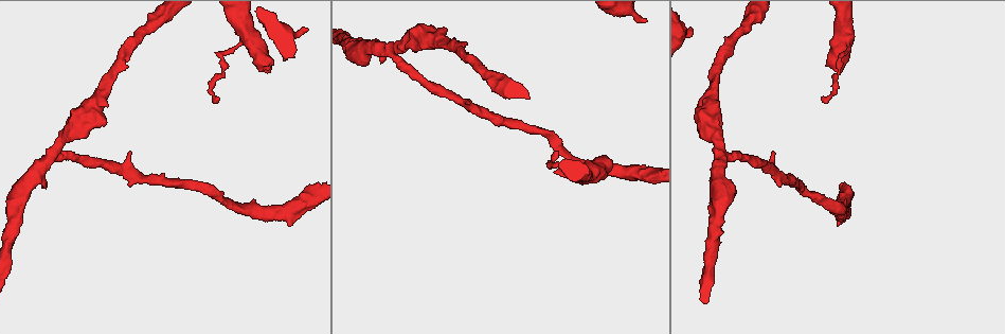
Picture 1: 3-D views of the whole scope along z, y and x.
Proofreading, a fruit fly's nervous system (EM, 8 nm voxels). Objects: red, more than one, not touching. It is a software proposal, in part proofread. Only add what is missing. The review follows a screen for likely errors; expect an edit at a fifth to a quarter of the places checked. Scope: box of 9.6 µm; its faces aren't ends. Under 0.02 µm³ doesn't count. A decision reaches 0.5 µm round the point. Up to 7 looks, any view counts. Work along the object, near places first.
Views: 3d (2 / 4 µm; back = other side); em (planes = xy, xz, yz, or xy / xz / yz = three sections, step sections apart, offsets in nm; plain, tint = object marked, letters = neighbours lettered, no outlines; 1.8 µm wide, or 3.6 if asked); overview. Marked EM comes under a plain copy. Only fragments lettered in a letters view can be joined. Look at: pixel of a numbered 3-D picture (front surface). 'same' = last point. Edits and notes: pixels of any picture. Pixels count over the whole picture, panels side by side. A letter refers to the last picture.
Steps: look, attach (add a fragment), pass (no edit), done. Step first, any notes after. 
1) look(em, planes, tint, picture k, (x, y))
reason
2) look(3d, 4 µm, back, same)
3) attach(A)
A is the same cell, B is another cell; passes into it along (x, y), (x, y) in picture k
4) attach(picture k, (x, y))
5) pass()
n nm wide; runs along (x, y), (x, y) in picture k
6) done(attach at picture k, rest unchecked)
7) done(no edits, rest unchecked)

look(3d, 2 µm, picture 1, (307, 28))
an open end

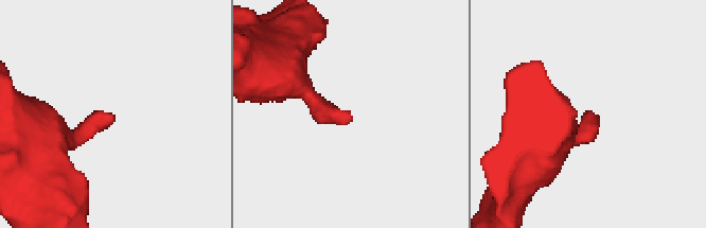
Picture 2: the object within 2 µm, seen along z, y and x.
look(em, planes, tint, picture 2, (351, 120))
need the tissue

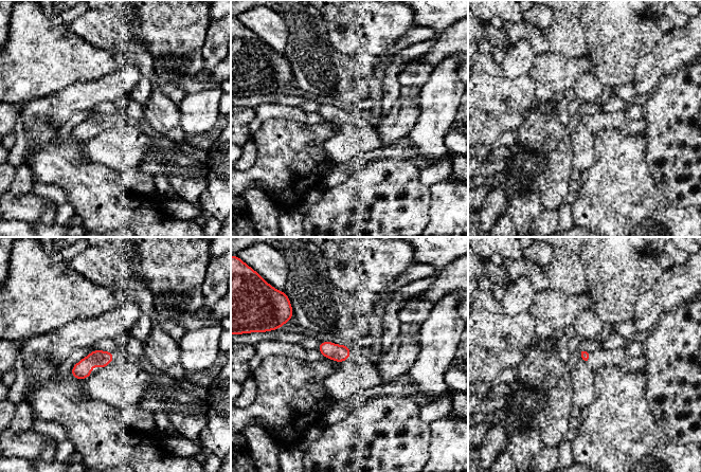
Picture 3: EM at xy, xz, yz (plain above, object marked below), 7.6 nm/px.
look(em, planes, letters, same)

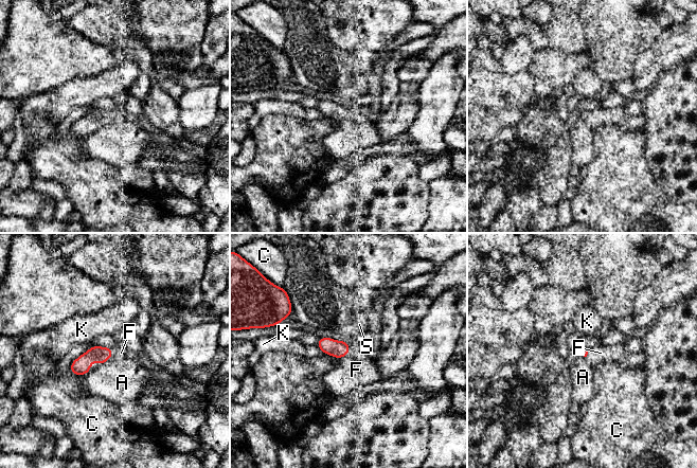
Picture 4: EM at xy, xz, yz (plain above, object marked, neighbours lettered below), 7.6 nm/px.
attach(F)
C touches over 130 nm; F is the same cell, A, C, K and S are other cells; it goes on there

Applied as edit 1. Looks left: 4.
look(overview)

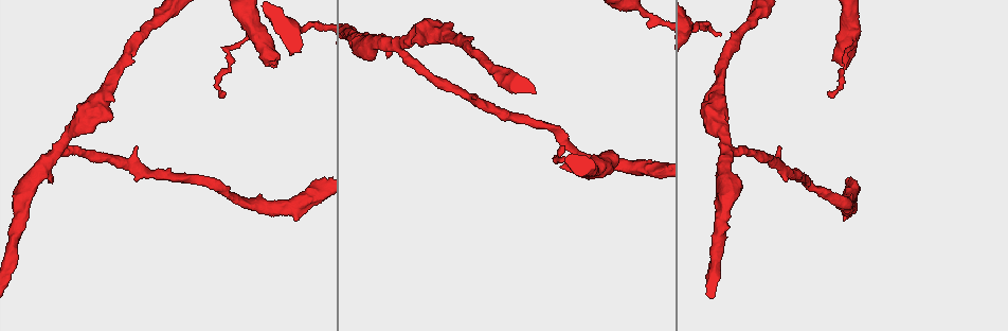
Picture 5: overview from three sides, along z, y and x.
look(em, xz, step 8, letters, picture 5, (828, 94))
tapers out

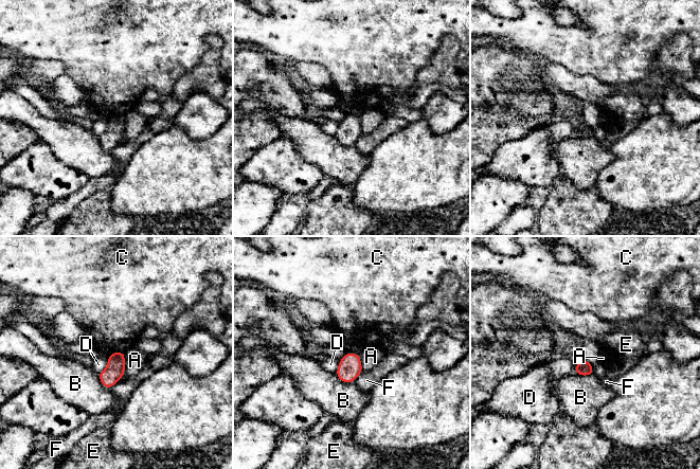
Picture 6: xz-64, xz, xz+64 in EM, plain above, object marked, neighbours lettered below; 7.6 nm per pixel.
pass()
A, B, C, D, E and F are other cells; border along (124, 352), (111, 352), (109, 354) in picture 6; no lettered fragment goes on from it

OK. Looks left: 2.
look(em, xy, step 4, letters, picture 5, (276, 65))
stops while still wide

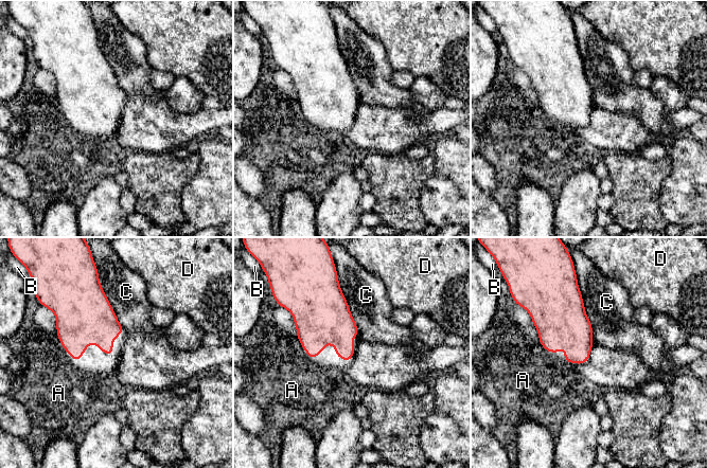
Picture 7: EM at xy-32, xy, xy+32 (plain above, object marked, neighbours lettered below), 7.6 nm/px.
attach(A)
A is the same cell, B, C and D are other cells; it goes on there

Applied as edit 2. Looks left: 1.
done(attach at picture 4, attach at picture 7, rest unchecked)

